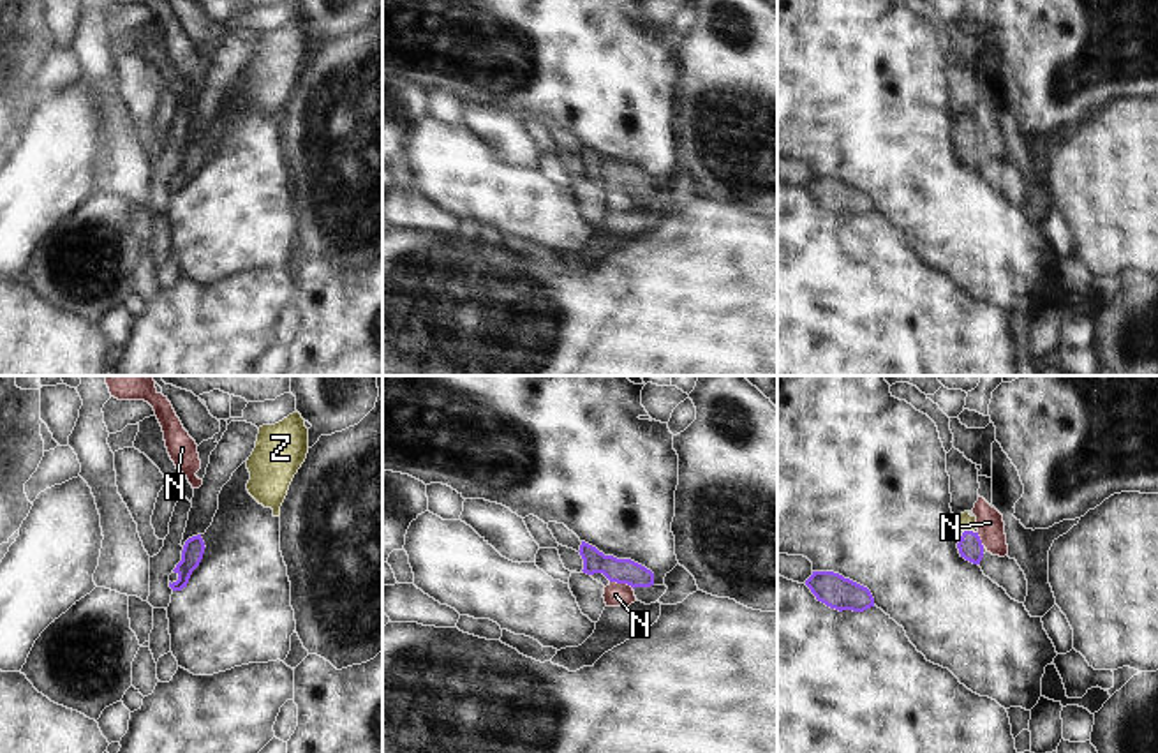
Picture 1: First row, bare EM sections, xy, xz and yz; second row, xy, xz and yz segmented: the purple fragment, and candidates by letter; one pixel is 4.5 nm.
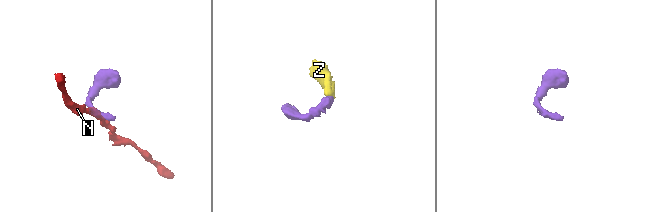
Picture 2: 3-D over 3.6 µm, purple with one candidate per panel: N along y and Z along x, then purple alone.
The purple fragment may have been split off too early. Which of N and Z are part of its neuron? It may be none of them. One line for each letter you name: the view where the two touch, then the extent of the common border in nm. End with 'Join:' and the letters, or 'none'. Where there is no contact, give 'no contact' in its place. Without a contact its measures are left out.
Z: meets purple in yz; contact 40 nm long
Join: Z

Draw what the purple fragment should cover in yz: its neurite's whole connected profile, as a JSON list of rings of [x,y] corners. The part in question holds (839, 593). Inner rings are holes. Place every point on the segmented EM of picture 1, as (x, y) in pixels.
[[[813,571],[805,585],[818,601],[839,612],[864,612],[874,607],[874,598],[867,587],[834,571]]]

